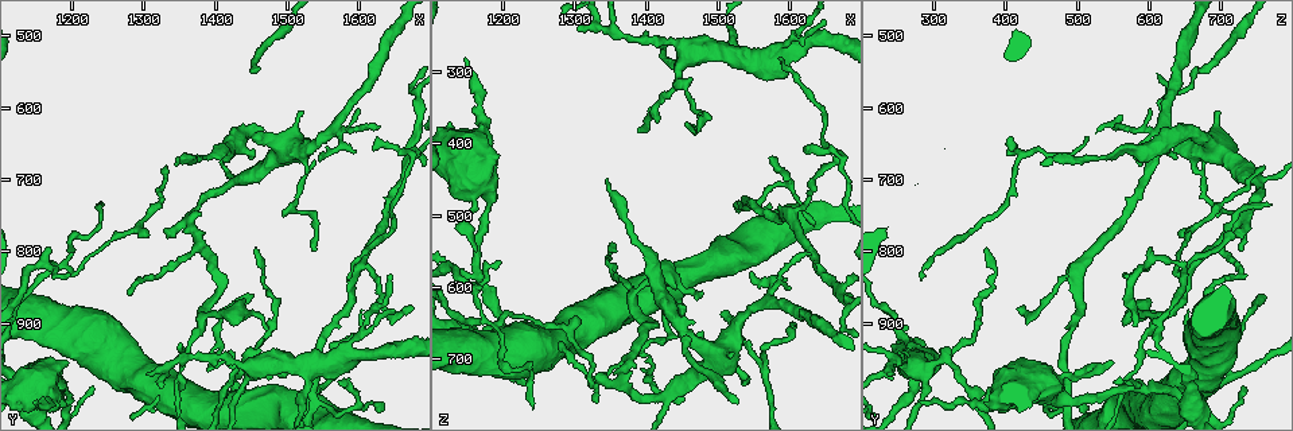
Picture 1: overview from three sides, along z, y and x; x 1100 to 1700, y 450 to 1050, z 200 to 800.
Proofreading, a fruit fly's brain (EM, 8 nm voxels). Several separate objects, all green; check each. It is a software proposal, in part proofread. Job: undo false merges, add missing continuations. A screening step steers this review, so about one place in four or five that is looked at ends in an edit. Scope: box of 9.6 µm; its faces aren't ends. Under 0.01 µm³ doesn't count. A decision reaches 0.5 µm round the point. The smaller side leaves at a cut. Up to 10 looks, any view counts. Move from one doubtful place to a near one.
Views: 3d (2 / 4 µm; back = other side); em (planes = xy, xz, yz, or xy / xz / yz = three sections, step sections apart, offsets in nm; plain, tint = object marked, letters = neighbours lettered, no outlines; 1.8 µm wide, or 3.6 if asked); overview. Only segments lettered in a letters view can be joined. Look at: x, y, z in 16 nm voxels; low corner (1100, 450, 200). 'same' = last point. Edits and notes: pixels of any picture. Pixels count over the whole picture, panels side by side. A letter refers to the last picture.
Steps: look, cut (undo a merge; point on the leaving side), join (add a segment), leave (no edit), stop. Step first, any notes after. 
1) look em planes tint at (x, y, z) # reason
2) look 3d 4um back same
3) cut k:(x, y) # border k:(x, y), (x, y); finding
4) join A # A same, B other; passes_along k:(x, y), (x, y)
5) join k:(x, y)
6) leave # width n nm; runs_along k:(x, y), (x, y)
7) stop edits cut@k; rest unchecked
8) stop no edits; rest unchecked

look em yz step 8 letters at (1545, 670, 585) # tapers out

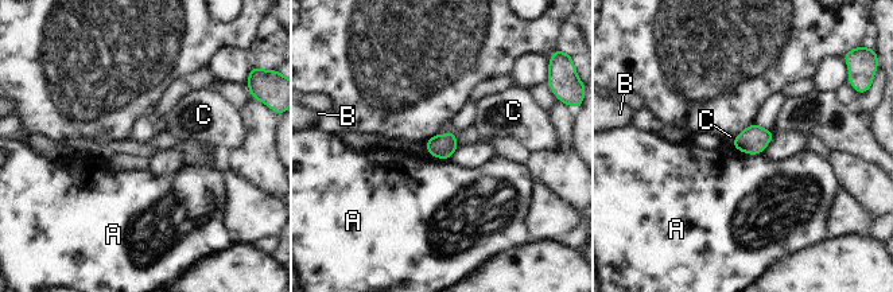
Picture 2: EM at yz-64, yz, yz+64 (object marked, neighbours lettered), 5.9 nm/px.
look em planes letters same # another direction

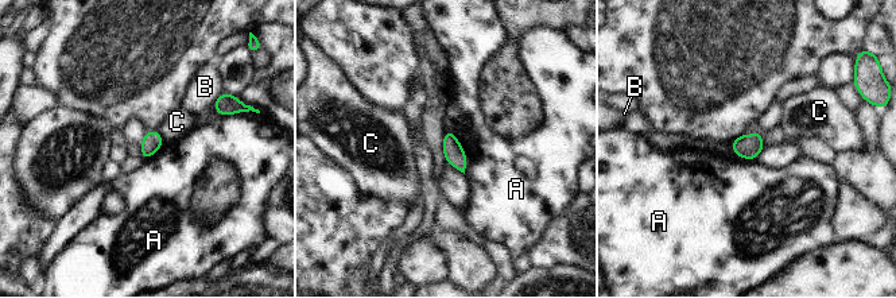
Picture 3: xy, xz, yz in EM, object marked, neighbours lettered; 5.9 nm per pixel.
leave # width 120 nm; A other, B other, C other; border 3:(449, 128), (464, 150), (465, 173); none of them fits

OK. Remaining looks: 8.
look em yz step 16 letters at (1175, 820, 645) # looks like a crossing

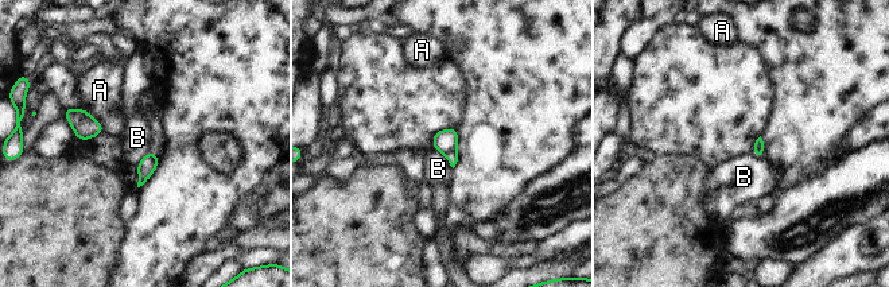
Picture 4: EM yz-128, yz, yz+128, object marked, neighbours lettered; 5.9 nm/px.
cut 4:(445, 140) # width 70 nm; longest_contact A 220 nm; A other, B other; a second cell is stuck on

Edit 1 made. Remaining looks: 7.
look em 3.6um planes letters at (1165, 985, 580) # sharp bend

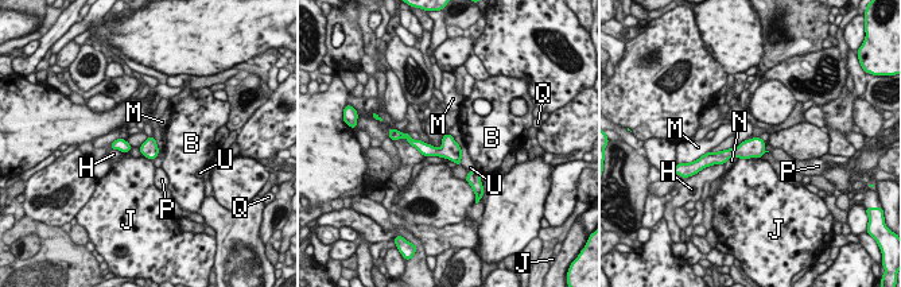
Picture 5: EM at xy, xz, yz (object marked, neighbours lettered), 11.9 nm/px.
leave # B other, H other, J other, M other, N other, P other, Q other, U other; all the same cell

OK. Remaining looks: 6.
look em planes letters at (1455, 800, 370) # tapers out

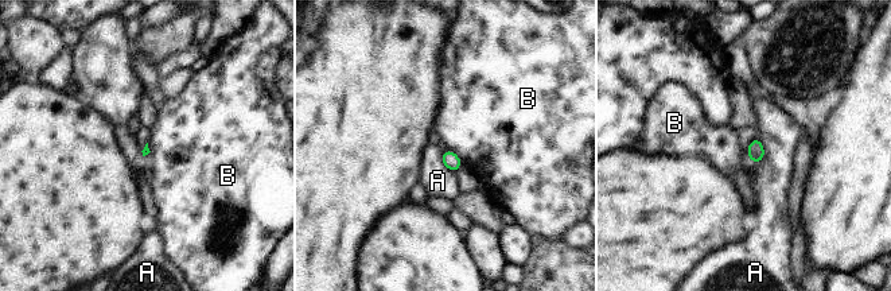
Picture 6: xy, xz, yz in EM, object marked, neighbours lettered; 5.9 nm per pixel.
leave # A other, B other; none of them fits

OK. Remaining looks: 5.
stop edits cut@4; rest unchecked

